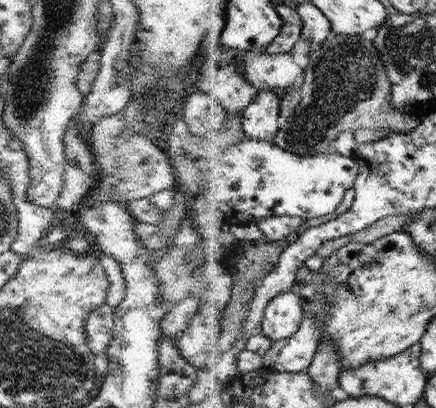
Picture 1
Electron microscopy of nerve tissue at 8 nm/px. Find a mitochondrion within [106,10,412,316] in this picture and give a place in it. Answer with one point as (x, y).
(345, 74)

